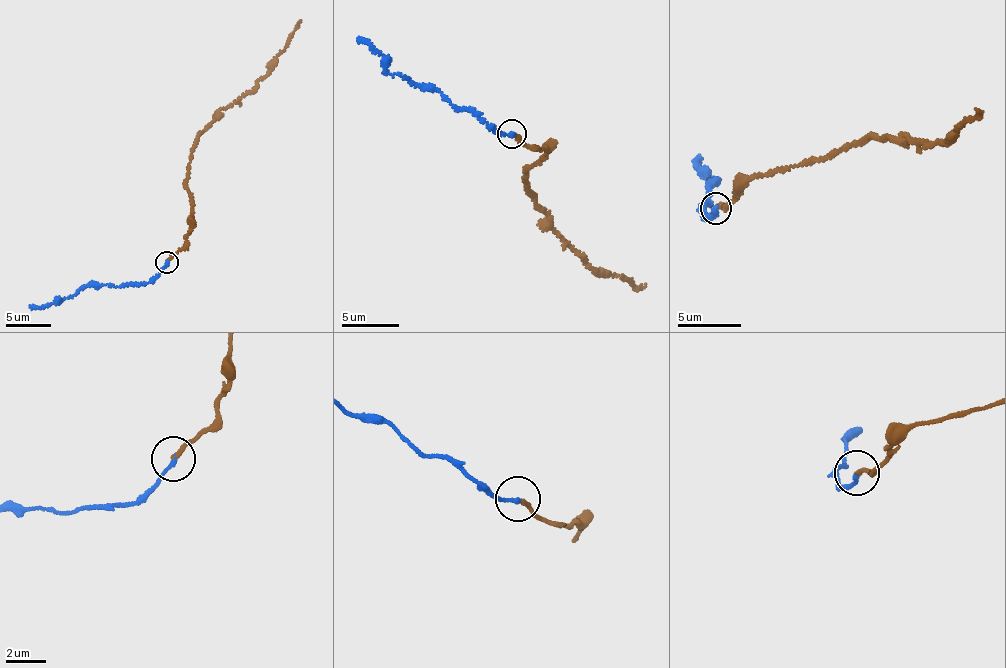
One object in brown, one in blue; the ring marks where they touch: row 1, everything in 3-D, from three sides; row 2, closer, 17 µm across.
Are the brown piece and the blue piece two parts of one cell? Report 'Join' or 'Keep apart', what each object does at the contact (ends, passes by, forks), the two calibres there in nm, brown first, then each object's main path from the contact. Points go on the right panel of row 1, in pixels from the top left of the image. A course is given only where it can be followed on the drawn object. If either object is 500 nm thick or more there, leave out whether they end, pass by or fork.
Join. At the ring brown ends. At the ring blue ends. Thickness 220 nm (brown) against 200 nm. Course of brown: (717, 208), (728, 206), (746, 184), (810, 159), (819, 162), (869, 137), (903, 135), (941, 143), (978, 110). Course of blue: (717, 208), (705, 216), (709, 186), (717, 178), (704, 178), (699, 157)

